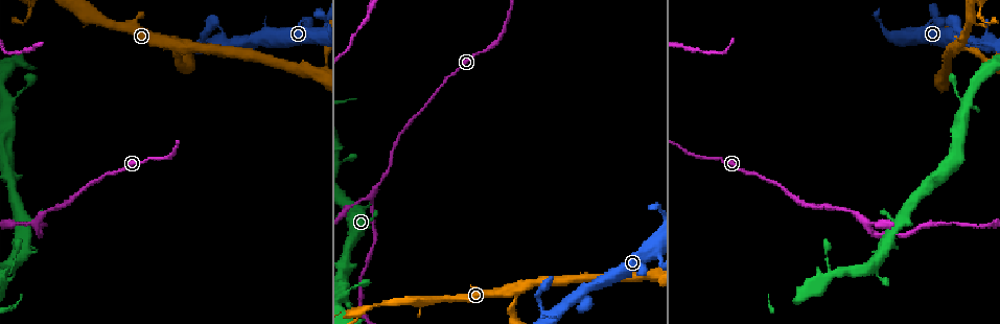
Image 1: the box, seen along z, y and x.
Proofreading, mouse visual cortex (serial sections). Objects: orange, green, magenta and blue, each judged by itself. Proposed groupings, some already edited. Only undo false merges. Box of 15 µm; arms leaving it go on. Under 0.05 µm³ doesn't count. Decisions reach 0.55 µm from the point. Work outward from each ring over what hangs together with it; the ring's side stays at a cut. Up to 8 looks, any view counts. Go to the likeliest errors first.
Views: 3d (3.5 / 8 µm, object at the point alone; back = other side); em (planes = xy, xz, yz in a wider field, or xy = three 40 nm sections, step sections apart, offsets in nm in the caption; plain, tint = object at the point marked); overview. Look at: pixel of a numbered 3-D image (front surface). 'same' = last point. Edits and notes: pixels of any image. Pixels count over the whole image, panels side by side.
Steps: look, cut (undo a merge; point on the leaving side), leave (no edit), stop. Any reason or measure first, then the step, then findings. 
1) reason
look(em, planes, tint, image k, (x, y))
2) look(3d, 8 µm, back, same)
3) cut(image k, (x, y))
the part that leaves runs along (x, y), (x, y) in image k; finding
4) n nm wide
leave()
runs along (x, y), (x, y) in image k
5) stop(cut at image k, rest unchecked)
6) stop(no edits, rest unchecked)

narrows sharply
look(3d, 3.5 µm, image 1, (36, 223))

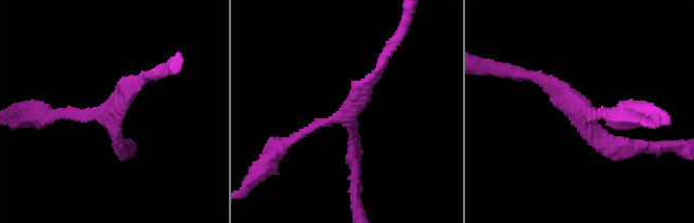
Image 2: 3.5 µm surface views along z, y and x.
3 arms; arms of 150, 200, 200 nm; shape alone is not enough
look(em, xy, step 3, plain, image 2, (345, 113))

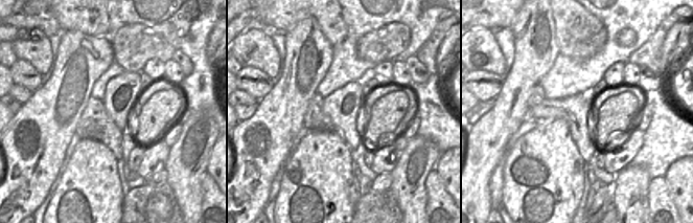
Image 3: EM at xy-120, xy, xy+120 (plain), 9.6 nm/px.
look(em, xy, step 3, tint, same)

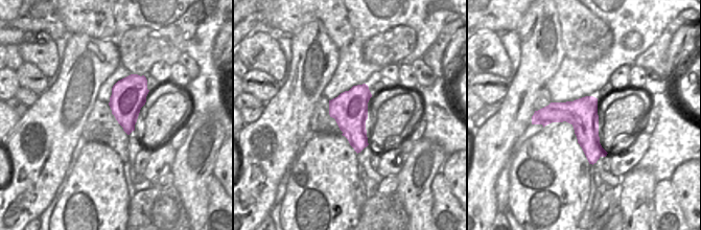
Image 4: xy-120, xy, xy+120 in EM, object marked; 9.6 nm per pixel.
leave()
runs along (537, 76), (597, 140), (631, 147) in image 2; all the same cell

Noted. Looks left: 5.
three-way junction
look(3d, 3.5 µm, image 1, (181, 45))

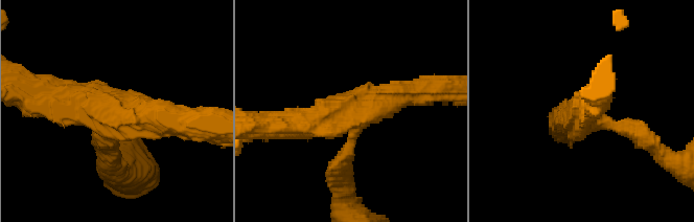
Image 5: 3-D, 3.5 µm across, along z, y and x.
3 arms; arms of 250, 400, 400 nm; need the tissue
look(em, planes, tint, image 5, (119, 116))

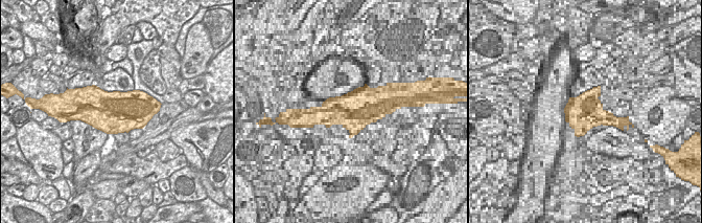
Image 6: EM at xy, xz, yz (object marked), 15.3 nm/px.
cut it another way
look(em, xy, step 1, tint, same)

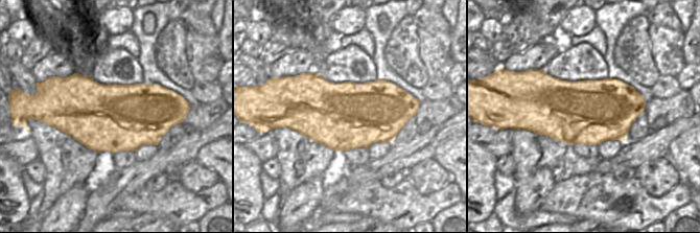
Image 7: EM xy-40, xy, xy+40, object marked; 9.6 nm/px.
650 nm wide
leave()
runs along (286, 125), (364, 109), (415, 90) in image 5; all the same cell

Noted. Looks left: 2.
sudden change in width
look(3d, 3.5 µm, image 1, (875, 267))

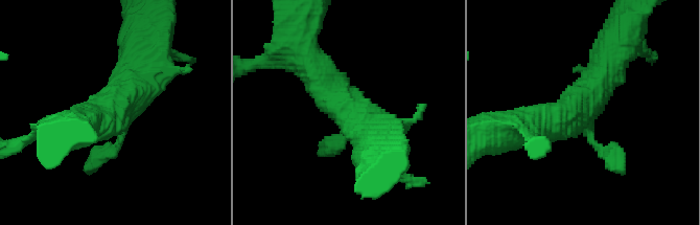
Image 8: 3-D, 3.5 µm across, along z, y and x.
look(em, planes, tint, image 8, (124, 119))

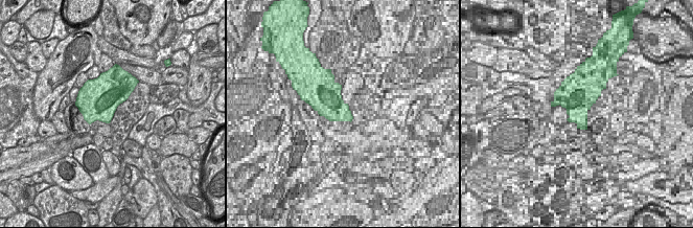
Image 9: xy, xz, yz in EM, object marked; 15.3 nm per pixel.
650 nm wide
leave()
runs along (138, 62), (119, 145), (93, 162) in image 8; one cell here

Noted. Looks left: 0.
stop(no edits, rest unchecked)

